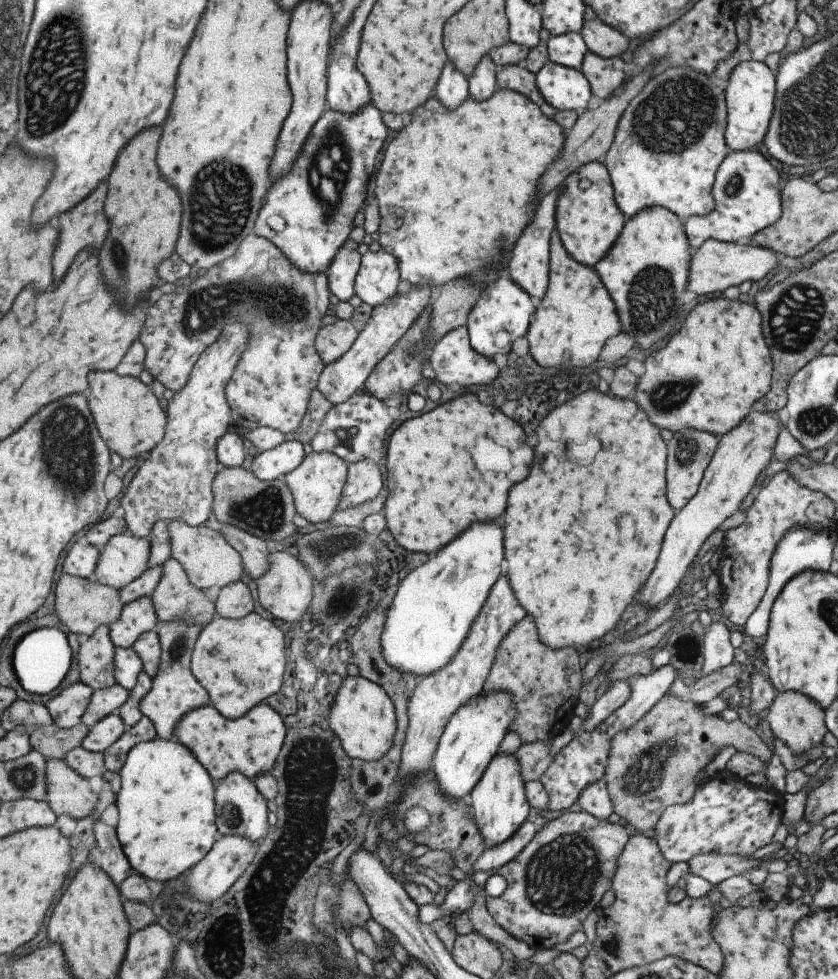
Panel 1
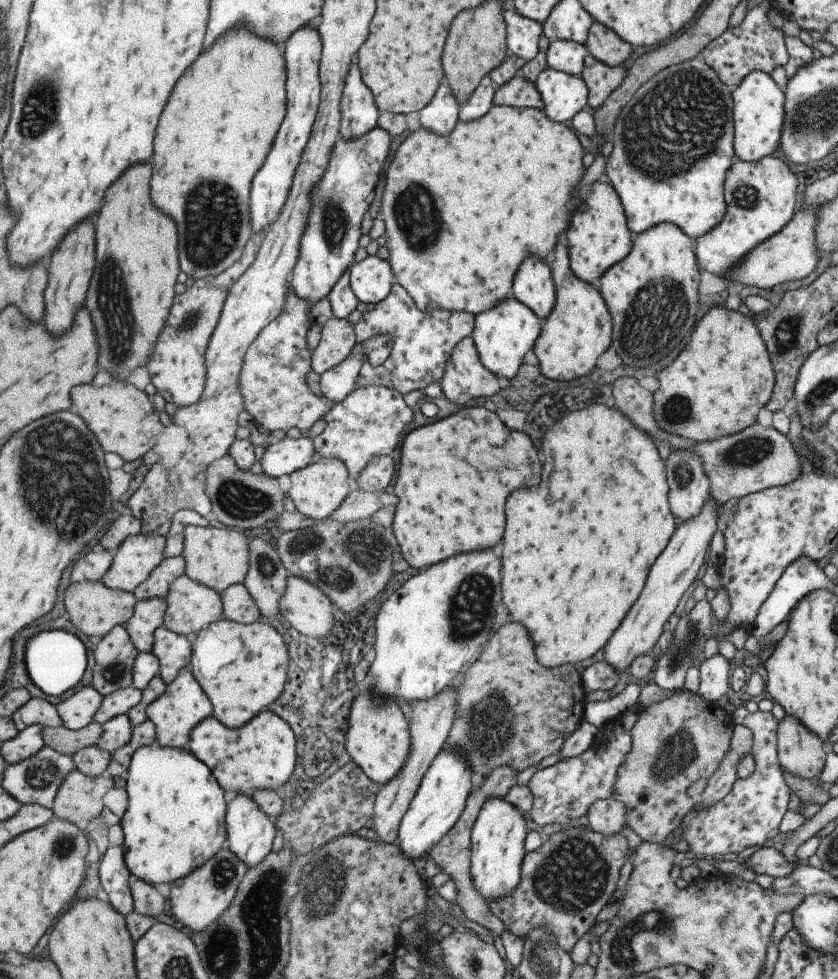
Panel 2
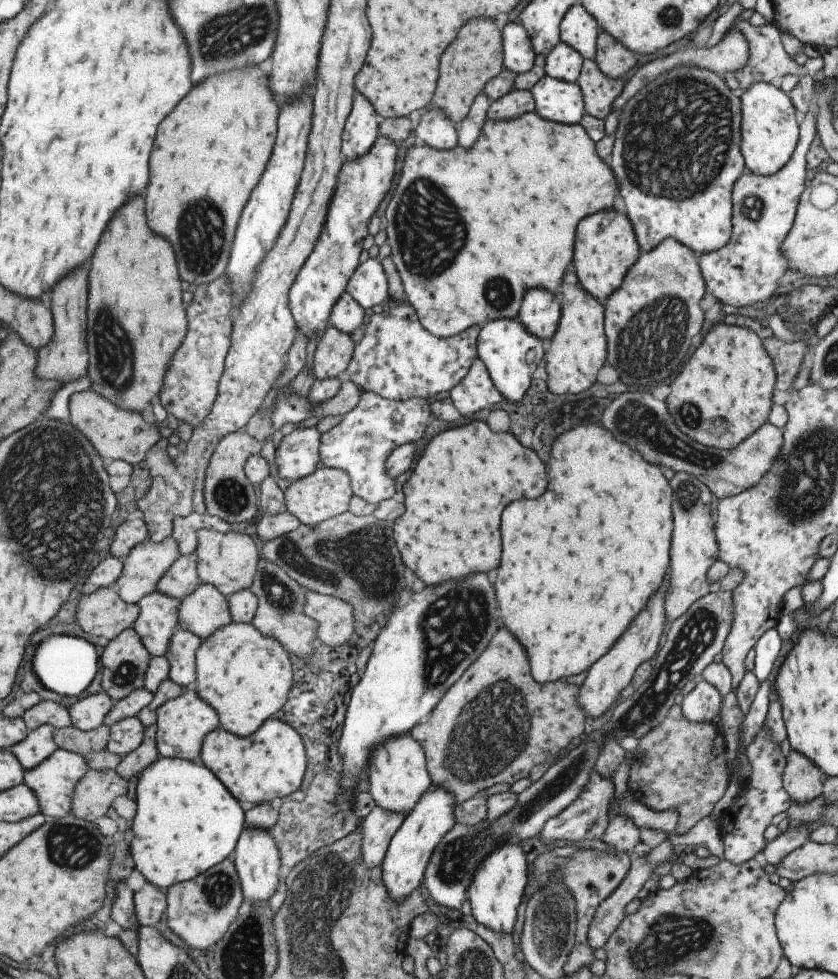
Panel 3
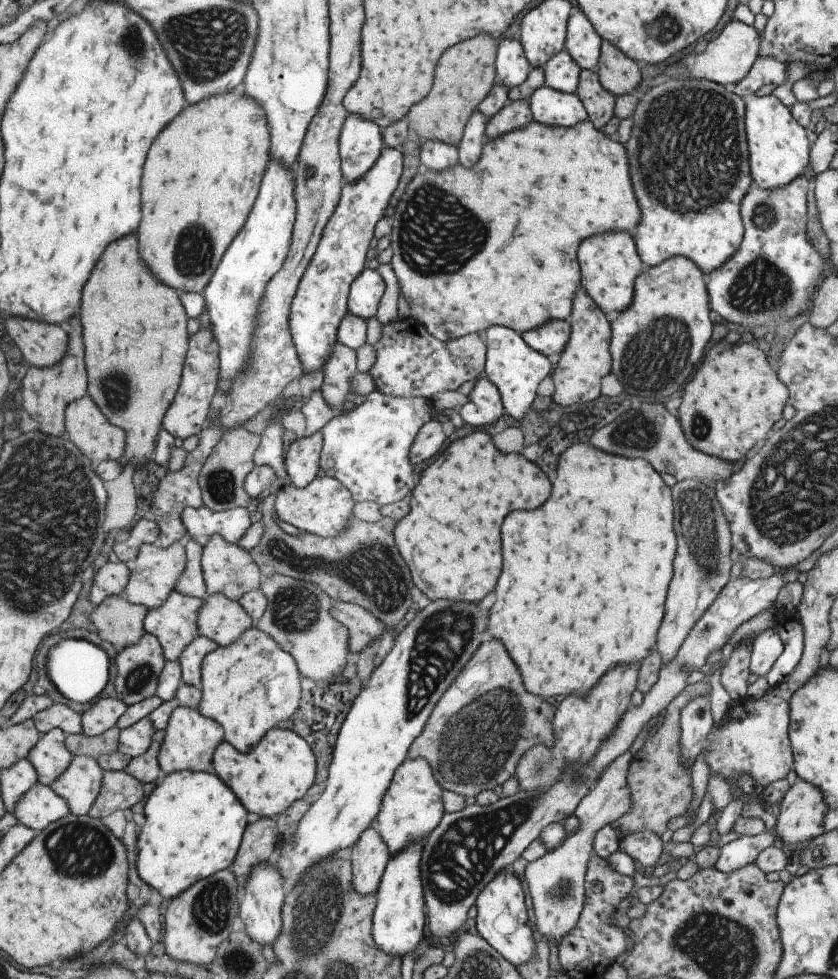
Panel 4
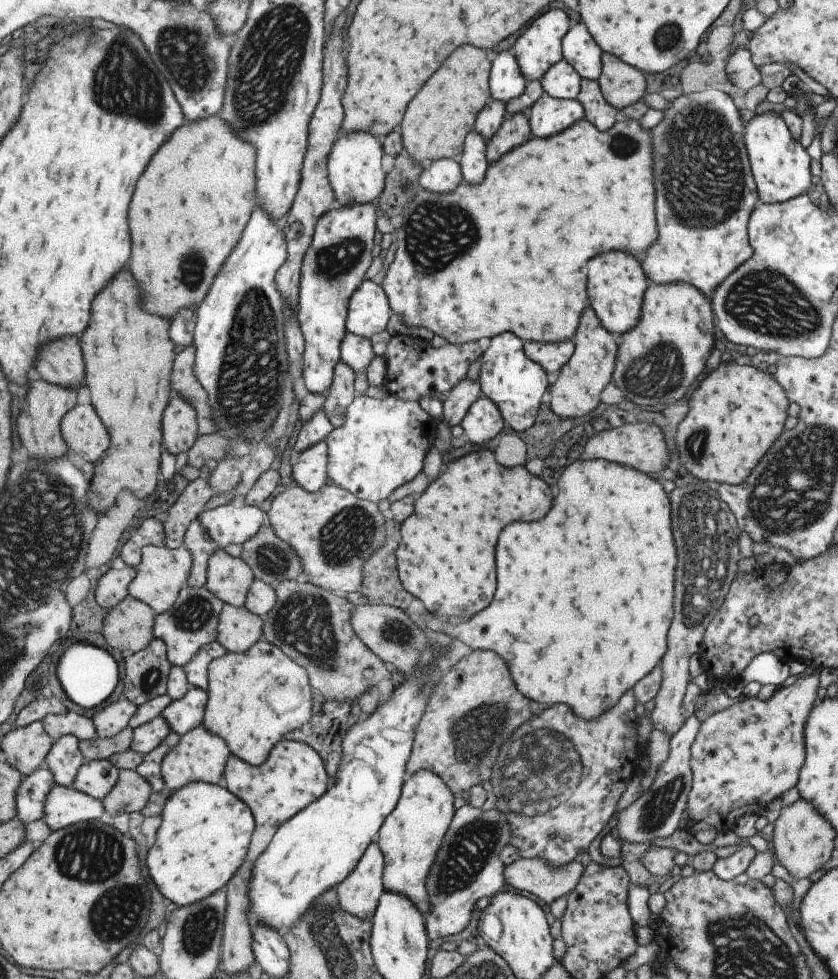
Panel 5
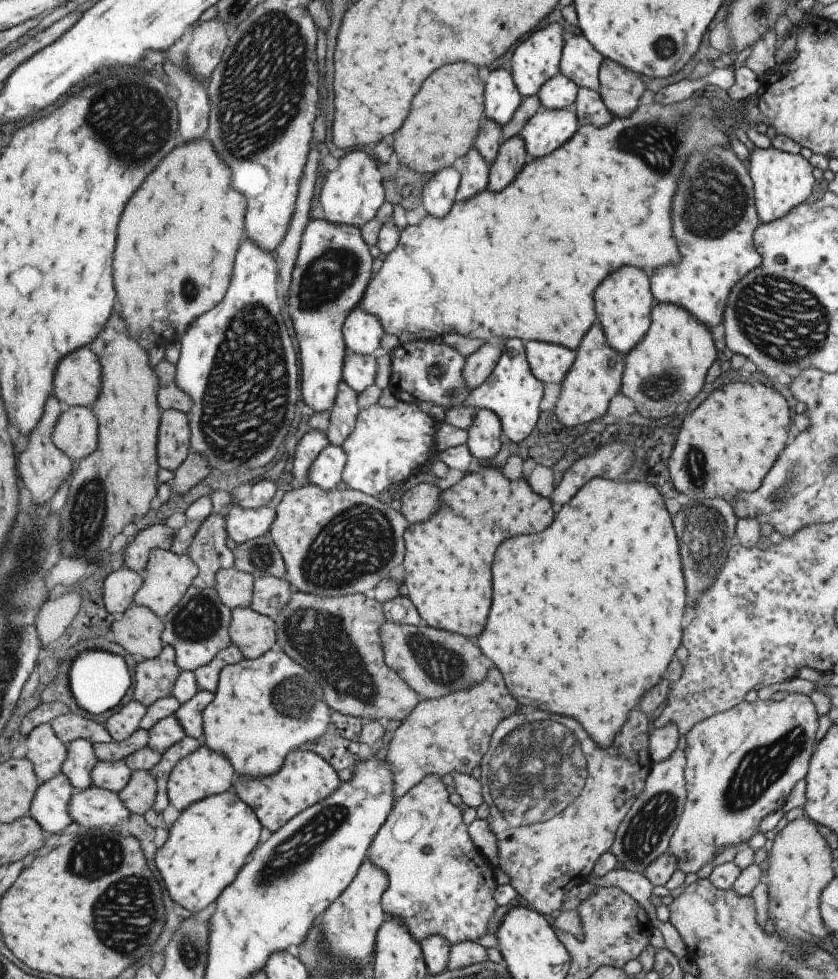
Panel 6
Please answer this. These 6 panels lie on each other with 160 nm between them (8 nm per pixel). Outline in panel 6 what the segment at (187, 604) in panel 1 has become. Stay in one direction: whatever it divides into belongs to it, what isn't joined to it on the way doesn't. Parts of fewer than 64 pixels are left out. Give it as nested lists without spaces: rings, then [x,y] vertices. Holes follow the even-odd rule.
[[[249,607],[230,610],[227,632],[245,659],[254,659],[264,652],[275,649],[275,623],[268,616],[259,614]]]

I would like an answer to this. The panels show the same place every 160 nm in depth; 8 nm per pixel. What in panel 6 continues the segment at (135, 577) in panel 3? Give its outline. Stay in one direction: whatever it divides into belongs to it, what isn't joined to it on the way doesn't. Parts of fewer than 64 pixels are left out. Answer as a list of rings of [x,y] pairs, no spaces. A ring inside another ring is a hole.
[[[151,549],[148,552],[145,568],[141,573],[141,584],[133,594],[132,602],[135,605],[149,608],[162,619],[181,600],[183,593],[191,586],[196,574],[197,567],[185,553],[178,555],[170,550]]]

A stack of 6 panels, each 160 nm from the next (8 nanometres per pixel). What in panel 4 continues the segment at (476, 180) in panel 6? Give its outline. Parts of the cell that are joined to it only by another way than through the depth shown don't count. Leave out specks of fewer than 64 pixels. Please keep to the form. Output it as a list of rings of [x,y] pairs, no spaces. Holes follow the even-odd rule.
[[[475,110],[464,124],[460,141],[456,144],[458,152],[458,163],[469,168],[471,164],[475,164],[475,160],[479,158],[481,152],[481,144],[485,140],[486,134],[484,128],[486,119],[481,112]]]

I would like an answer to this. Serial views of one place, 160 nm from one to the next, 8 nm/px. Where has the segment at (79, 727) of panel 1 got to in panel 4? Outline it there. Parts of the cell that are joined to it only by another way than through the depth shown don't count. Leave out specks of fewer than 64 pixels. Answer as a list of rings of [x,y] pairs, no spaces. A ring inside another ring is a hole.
[[[113,725],[104,730],[101,735],[85,736],[79,734],[64,734],[63,744],[71,755],[83,755],[96,759],[116,751],[119,729]]]

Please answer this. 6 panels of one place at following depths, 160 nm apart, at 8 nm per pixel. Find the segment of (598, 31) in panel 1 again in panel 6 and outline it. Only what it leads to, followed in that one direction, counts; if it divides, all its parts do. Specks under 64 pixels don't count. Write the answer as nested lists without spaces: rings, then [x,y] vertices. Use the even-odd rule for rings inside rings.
[[[608,58],[601,61],[597,92],[613,118],[629,116],[637,107],[643,90],[643,82],[637,73]]]

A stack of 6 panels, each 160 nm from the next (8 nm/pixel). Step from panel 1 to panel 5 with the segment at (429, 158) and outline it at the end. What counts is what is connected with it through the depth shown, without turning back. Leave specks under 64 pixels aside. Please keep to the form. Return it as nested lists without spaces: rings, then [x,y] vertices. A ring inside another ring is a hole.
[[[618,117],[604,131],[597,130],[584,118],[579,119],[553,136],[547,138],[532,136],[518,147],[502,154],[497,160],[488,162],[483,180],[479,184],[470,185],[461,180],[451,192],[434,193],[421,188],[412,192],[407,206],[402,210],[401,225],[393,232],[395,253],[380,284],[387,297],[391,313],[401,314],[405,324],[412,327],[412,334],[416,335],[418,327],[421,326],[431,330],[433,334],[437,334],[446,343],[452,345],[475,342],[479,338],[491,338],[502,332],[510,332],[522,341],[548,343],[571,339],[577,328],[580,312],[588,305],[587,294],[585,294],[585,274],[587,274],[585,264],[587,264],[587,260],[601,252],[609,252],[609,250],[625,250],[639,258],[642,256],[641,252],[657,236],[655,208],[653,208],[649,131],[641,130],[637,121]],[[461,232],[475,232],[477,234],[475,244],[471,244],[469,248],[461,248]]]

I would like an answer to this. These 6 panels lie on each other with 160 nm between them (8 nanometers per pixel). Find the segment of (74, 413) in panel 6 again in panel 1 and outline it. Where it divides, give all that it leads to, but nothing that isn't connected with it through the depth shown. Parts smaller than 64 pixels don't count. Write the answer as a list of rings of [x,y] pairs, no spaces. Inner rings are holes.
[[[91,372],[91,388],[87,396],[91,396],[91,414],[101,440],[121,458],[131,458],[135,457],[136,453],[150,451],[163,438],[166,425],[164,410],[159,407],[151,388],[138,378],[117,376],[115,372]]]

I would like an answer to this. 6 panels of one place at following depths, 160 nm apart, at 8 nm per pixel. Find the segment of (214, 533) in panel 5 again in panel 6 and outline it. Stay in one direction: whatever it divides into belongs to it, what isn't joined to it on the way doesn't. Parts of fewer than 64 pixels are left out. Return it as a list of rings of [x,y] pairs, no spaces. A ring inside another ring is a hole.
[[[235,504],[224,516],[224,531],[238,545],[267,533],[274,518],[273,506],[244,509]]]

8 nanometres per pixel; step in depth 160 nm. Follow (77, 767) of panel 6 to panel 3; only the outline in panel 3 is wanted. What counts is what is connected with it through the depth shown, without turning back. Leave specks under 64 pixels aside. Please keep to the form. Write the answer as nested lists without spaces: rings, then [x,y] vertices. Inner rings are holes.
[[[42,724],[28,731],[27,738],[23,742],[10,748],[25,770],[45,761],[47,756],[56,749],[52,737],[53,731],[52,726]]]

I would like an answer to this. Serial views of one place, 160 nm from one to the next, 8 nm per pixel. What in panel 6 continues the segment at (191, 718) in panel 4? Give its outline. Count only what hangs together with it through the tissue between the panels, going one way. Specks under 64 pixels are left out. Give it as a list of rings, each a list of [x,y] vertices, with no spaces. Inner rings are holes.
[[[201,740],[199,745],[193,752],[187,754],[178,760],[178,763],[171,768],[167,775],[166,792],[168,803],[174,806],[176,810],[181,812],[187,808],[188,804],[201,800],[201,798],[222,793],[226,791],[231,782],[233,782],[233,767],[229,764],[226,756],[213,752]]]

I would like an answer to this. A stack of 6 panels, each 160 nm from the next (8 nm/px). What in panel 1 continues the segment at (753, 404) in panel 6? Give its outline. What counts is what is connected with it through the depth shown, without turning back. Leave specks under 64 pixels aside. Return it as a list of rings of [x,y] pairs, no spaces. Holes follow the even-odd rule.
[[[742,297],[737,300],[711,298],[699,302],[685,318],[683,328],[675,332],[667,344],[645,358],[645,371],[637,377],[635,402],[647,412],[651,424],[667,428],[671,432],[681,429],[695,429],[723,434],[733,428],[751,411],[751,405],[759,400],[770,387],[773,364],[770,352],[761,336],[761,318],[753,304]]]

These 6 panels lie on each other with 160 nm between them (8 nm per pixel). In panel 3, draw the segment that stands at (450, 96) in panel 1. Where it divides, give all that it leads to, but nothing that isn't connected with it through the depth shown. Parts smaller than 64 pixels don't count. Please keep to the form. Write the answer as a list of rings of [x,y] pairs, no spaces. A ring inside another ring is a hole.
[[[431,106],[421,112],[414,134],[418,143],[429,145],[437,150],[449,150],[457,144],[455,128],[451,120],[447,120],[443,110]]]

